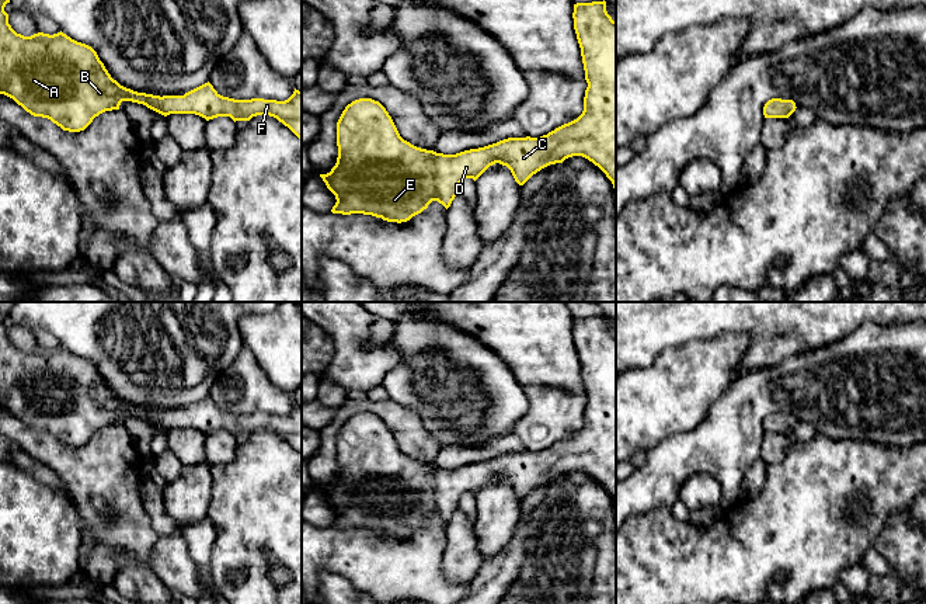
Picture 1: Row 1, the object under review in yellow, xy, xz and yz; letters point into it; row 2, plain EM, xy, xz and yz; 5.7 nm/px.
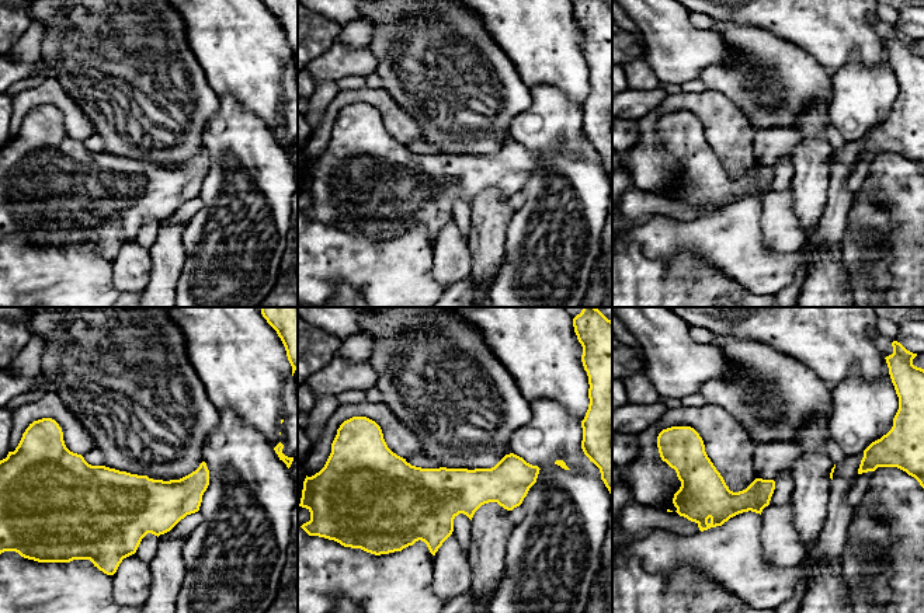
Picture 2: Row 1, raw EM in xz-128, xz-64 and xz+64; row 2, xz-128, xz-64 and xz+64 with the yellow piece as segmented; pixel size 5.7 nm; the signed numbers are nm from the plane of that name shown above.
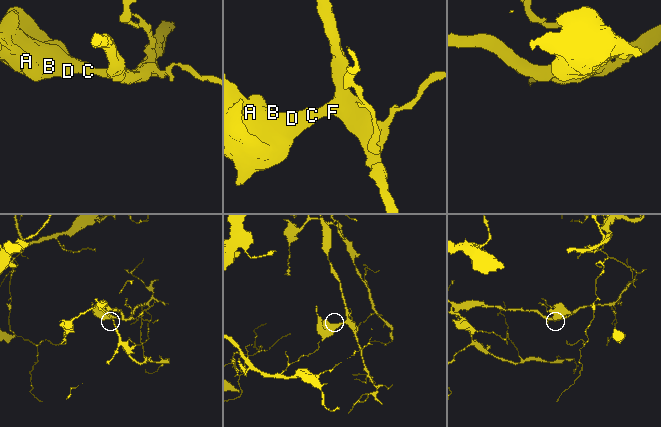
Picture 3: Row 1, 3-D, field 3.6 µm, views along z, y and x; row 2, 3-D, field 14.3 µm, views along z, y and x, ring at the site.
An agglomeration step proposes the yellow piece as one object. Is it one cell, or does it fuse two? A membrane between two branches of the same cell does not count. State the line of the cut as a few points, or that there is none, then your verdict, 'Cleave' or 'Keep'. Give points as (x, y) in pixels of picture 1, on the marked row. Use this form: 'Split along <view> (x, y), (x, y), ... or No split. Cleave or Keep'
No split. Keep

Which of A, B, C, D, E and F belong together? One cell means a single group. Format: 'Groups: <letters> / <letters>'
Groups: A B C D E F

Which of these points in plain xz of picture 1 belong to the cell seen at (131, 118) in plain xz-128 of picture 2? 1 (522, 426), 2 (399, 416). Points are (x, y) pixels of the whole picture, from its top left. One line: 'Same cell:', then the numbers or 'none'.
Same cell: none

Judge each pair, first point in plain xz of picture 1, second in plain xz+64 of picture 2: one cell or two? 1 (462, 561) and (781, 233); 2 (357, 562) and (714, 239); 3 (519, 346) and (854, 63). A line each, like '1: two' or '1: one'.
1: one
2: one
3: two

